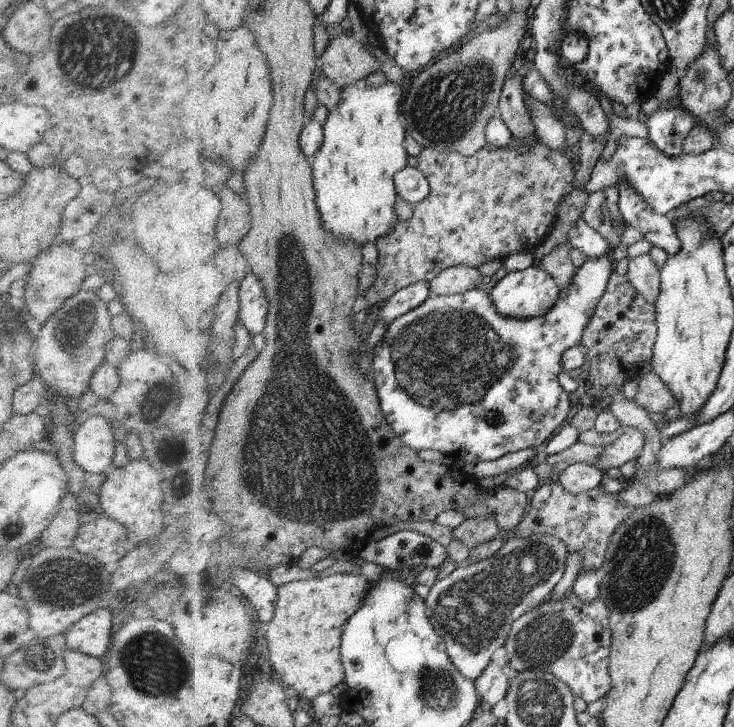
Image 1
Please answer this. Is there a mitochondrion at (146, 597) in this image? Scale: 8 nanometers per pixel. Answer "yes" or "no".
no

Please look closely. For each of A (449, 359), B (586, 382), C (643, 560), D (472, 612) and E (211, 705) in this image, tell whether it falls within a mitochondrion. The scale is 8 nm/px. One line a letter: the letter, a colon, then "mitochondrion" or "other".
A: mitochondrion
B: other
C: mitochondrion
D: mitochondrion
E: other

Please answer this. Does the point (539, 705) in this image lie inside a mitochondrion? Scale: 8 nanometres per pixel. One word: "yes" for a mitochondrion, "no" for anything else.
yes

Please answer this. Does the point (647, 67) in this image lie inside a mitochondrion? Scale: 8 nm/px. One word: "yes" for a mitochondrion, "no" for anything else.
no

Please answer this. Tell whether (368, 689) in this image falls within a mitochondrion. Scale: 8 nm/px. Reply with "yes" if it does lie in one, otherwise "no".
no

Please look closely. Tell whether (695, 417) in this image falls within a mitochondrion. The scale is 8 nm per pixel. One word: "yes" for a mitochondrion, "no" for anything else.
no

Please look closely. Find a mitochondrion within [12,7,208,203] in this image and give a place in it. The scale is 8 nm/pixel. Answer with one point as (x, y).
(96, 53)

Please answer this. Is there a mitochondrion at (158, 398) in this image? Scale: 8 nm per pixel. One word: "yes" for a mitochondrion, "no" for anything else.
yes

